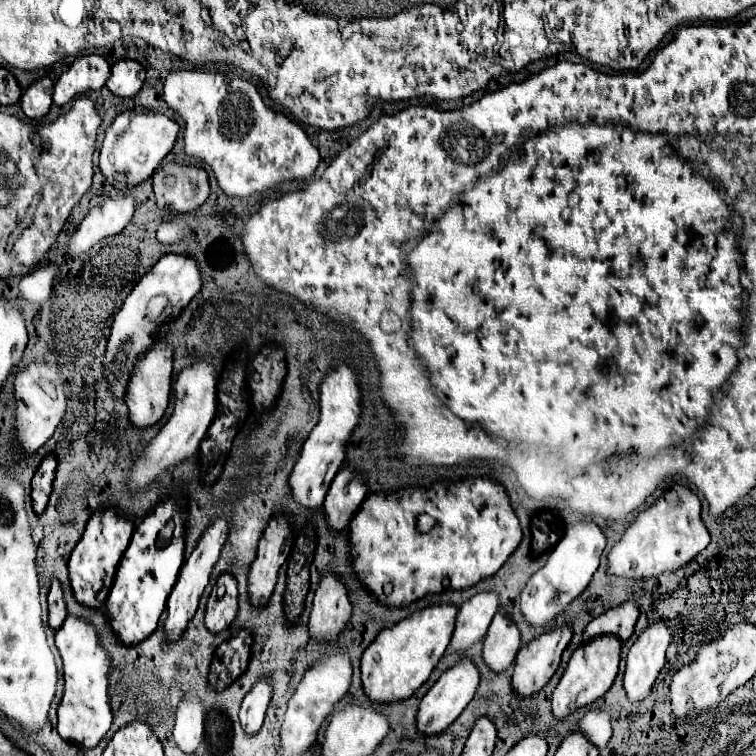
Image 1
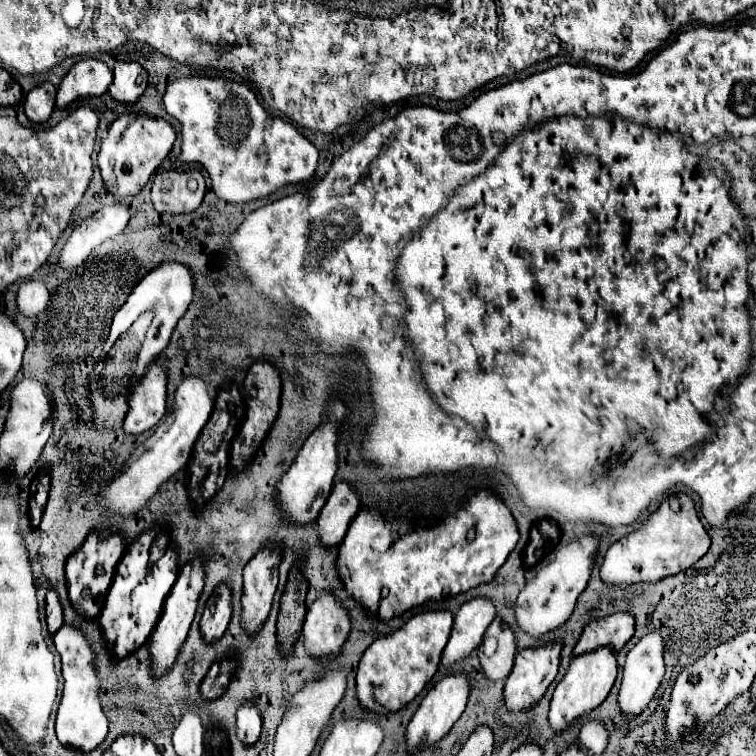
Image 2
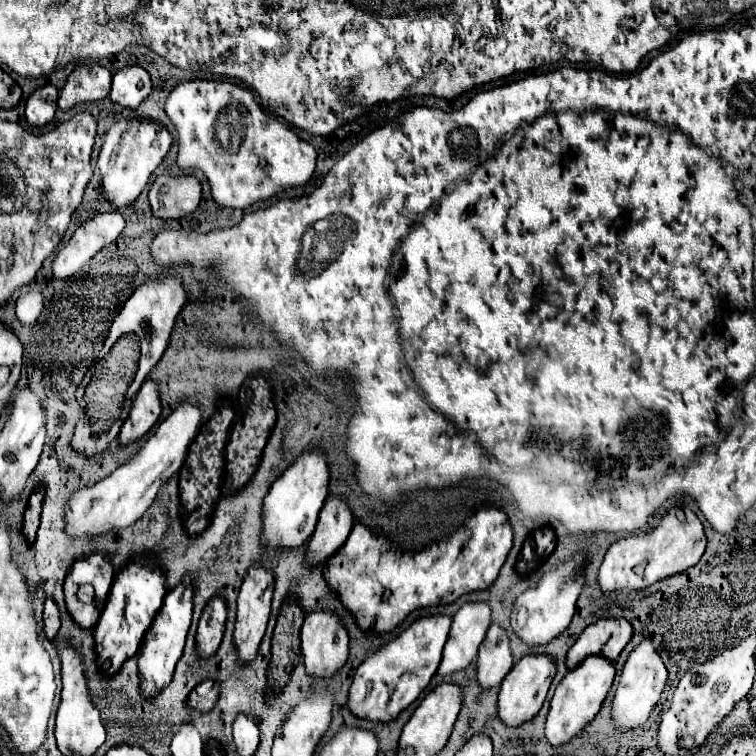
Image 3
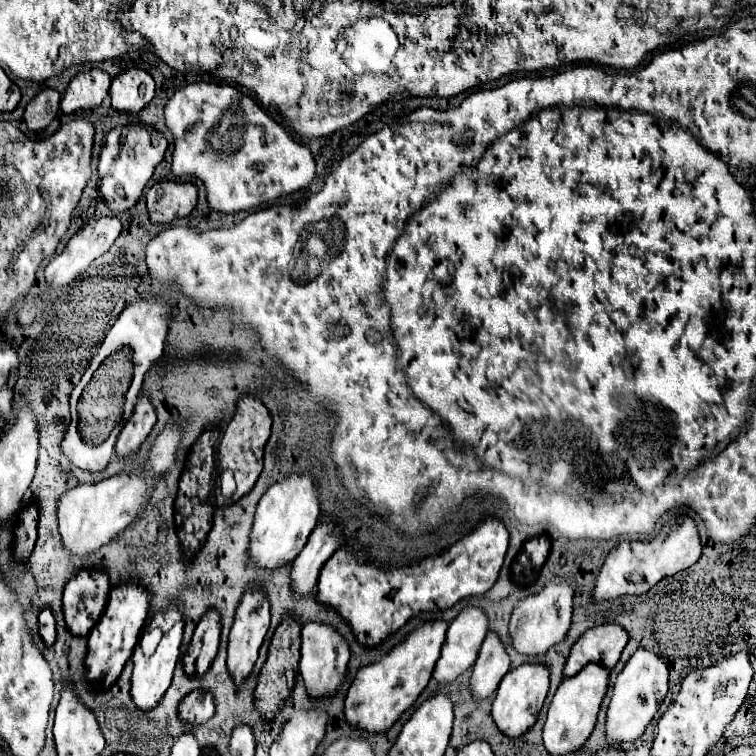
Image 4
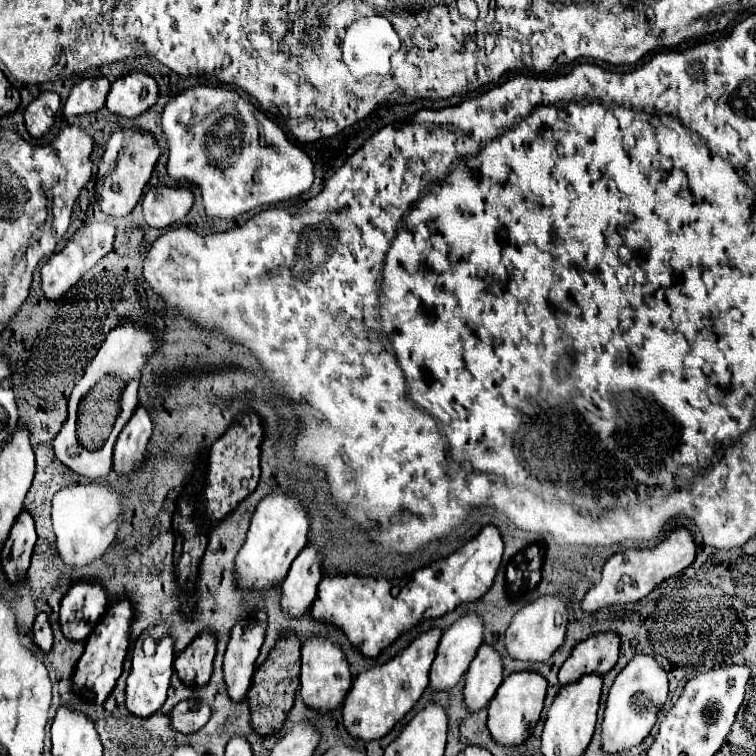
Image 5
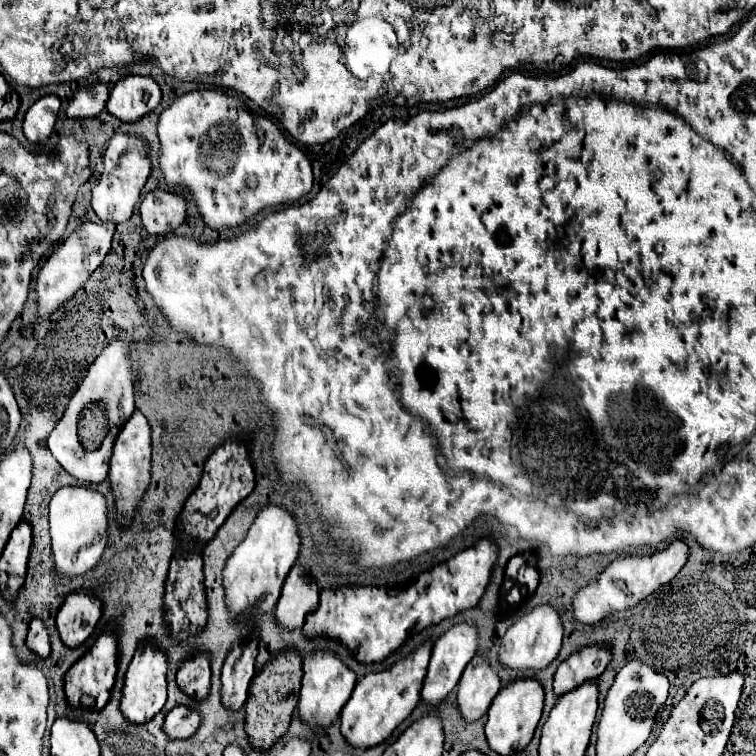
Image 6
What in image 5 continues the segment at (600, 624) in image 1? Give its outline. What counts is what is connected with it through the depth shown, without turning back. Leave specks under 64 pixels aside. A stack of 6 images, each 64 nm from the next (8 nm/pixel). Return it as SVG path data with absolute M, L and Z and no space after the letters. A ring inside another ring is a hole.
M614 630L598 632L582 642L578 642L570 654L570 658L562 664L558 680L560 684L576 682L580 676L588 672L606 674L614 668L620 656L620 636Z

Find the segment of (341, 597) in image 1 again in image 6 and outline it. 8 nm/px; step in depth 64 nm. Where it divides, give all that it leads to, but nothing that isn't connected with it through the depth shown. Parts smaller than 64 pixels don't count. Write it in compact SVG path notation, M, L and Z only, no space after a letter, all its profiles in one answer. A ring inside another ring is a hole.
M330 650L308 652L302 660L302 666L304 666L304 676L302 676L302 690L298 702L300 718L310 726L328 726L338 718L342 706L348 702L356 684L356 674L340 660L338 654Z

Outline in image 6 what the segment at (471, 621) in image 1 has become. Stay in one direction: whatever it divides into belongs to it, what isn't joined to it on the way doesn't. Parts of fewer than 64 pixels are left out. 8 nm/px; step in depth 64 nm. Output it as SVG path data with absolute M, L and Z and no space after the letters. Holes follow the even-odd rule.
M470 622L456 624L448 632L444 632L434 642L434 648L432 648L428 674L424 678L424 688L422 688L422 700L430 702L430 704L438 704L444 696L448 696L458 686L458 680L460 680L466 664L476 654L476 650L478 650L478 628L474 624L470 624Z

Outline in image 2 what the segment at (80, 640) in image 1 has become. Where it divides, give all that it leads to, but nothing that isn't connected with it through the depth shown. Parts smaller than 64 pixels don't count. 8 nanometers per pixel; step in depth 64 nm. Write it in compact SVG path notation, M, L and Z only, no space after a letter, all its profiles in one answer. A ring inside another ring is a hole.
M64 624L54 634L54 644L62 656L62 676L64 676L64 692L56 716L56 736L64 746L90 752L96 746L100 746L108 734L108 718L100 704L100 678L96 668L96 654L84 632L70 624Z

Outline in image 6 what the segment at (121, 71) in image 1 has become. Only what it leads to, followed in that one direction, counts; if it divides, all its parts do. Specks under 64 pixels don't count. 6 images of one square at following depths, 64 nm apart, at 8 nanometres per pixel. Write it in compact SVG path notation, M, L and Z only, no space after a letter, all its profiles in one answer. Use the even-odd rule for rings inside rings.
M126 76L110 92L108 112L122 122L134 122L160 104L162 92L150 76Z

